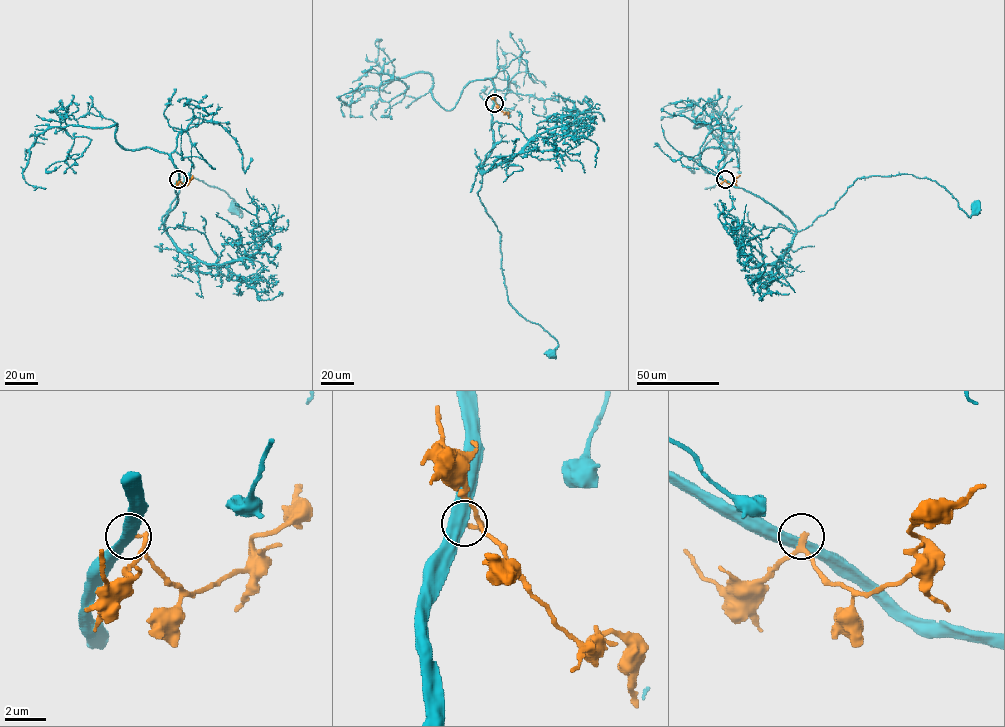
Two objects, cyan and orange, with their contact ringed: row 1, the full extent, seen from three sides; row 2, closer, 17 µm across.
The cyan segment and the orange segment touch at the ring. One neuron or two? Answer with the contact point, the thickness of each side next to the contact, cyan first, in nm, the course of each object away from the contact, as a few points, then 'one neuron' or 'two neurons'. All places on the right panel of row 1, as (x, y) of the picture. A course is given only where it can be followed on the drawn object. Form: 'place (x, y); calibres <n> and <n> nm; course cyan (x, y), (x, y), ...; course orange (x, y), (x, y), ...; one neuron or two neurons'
place (725, 179); calibres 460 and 200 nm; course cyan (724, 179), (771, 204), (798, 231), (832, 209), (857, 178), (873, 176), (927, 178), (968, 215), (976, 207); course orange (725, 179), (732, 184), (740, 175); two neurons

